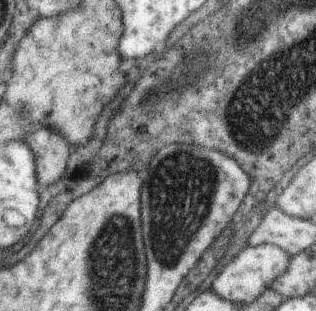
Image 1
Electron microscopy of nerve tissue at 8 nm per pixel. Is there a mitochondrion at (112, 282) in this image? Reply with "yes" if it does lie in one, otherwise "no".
yes

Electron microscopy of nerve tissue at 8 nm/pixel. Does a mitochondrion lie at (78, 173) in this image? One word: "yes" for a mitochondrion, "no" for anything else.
no

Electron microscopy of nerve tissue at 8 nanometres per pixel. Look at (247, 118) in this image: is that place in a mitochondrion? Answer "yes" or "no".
yes

